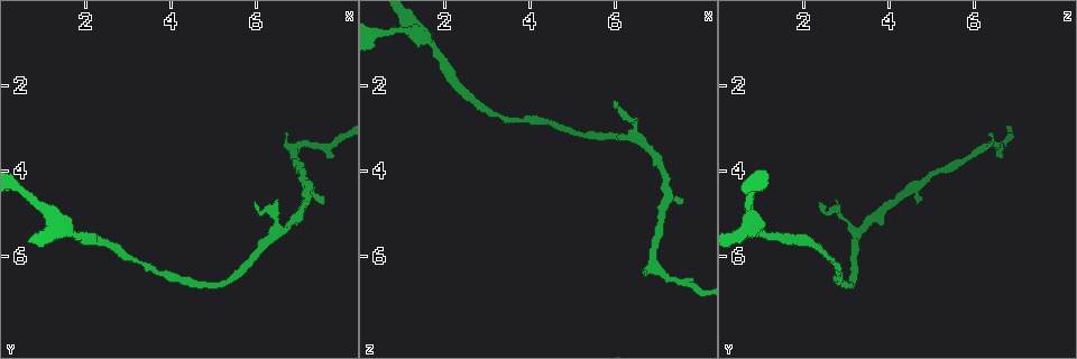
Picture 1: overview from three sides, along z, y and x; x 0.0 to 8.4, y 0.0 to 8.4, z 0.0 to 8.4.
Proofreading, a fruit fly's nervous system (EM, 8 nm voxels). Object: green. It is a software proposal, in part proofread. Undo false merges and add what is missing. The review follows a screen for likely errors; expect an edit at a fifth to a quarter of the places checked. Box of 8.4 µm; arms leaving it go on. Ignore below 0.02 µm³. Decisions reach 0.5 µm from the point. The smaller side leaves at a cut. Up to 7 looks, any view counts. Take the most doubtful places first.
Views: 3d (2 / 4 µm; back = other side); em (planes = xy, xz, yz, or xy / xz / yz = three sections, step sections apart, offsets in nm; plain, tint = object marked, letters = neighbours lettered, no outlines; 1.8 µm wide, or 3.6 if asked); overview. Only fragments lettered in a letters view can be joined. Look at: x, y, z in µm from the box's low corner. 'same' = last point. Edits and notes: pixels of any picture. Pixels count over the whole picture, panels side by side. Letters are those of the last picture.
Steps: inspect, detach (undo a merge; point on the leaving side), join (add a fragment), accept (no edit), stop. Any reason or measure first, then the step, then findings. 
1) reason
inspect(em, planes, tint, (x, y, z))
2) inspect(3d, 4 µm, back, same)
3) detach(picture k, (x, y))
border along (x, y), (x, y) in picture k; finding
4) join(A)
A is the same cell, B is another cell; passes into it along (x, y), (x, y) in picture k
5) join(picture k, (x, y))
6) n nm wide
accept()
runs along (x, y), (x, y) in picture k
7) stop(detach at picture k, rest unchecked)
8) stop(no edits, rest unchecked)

an open end
inspect(3d, 4 µm, (6.60, 3.15, 6.30))

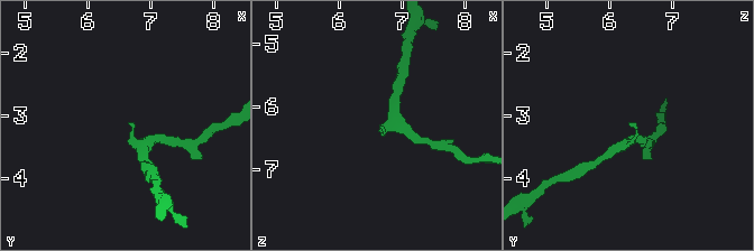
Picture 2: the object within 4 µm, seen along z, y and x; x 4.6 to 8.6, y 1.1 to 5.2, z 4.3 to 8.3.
inspect(em, planes, letters, (6.70, 3.15, 6.30))

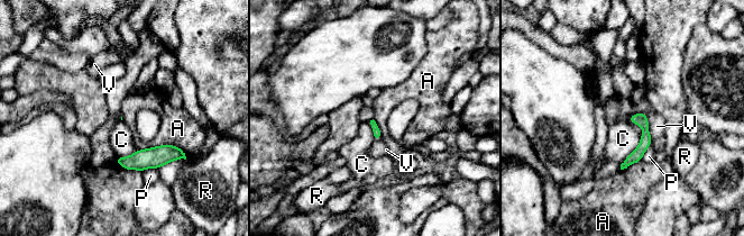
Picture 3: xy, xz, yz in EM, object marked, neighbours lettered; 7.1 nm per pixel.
A touches over 360 nm
accept()
A, C, P, R and V are other cells; border along (137, 151), (176, 145), (186, 157) in picture 3; none of them fits

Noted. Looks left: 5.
branch stops here
inspect(em, planes, letters, (7.55, 4.65, 4.75))

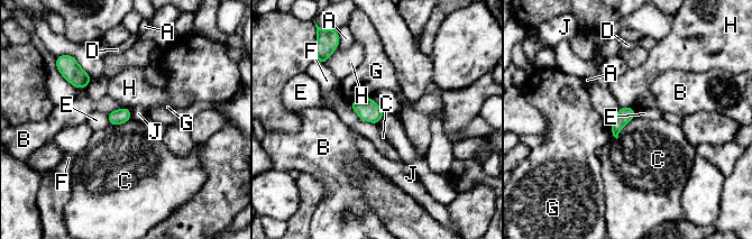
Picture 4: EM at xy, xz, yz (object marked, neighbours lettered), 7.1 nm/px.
110 nm wide
accept()
A, B, C, D, E, F, G, H and J are other cells; border along (129, 109), (131, 118) in picture 4; no lettered fragment goes on from it

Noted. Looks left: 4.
calibre changes
inspect(em, planes, letters, (1.85, 5.60, 1.25))

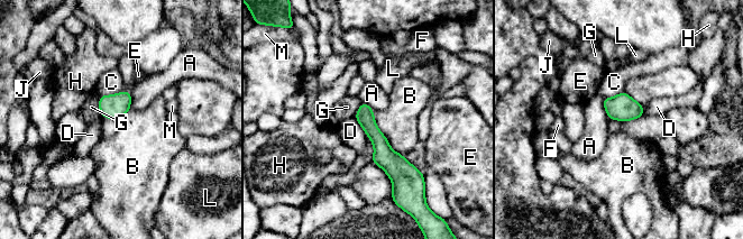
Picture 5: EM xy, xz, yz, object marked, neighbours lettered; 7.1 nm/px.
accept()
A, B, C, D, E, F, G, H, J, L and M are other cells; border along (374, 112), (379, 131), (403, 156) in picture 5; all the same neuron

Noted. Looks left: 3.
stop(no edits, rest unchecked)

